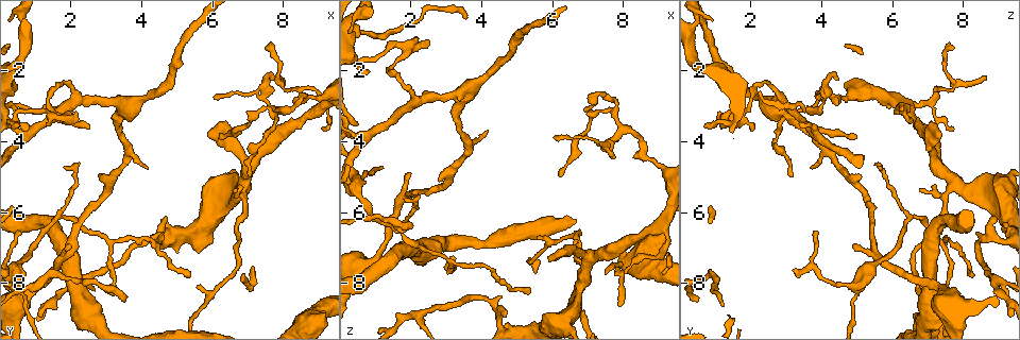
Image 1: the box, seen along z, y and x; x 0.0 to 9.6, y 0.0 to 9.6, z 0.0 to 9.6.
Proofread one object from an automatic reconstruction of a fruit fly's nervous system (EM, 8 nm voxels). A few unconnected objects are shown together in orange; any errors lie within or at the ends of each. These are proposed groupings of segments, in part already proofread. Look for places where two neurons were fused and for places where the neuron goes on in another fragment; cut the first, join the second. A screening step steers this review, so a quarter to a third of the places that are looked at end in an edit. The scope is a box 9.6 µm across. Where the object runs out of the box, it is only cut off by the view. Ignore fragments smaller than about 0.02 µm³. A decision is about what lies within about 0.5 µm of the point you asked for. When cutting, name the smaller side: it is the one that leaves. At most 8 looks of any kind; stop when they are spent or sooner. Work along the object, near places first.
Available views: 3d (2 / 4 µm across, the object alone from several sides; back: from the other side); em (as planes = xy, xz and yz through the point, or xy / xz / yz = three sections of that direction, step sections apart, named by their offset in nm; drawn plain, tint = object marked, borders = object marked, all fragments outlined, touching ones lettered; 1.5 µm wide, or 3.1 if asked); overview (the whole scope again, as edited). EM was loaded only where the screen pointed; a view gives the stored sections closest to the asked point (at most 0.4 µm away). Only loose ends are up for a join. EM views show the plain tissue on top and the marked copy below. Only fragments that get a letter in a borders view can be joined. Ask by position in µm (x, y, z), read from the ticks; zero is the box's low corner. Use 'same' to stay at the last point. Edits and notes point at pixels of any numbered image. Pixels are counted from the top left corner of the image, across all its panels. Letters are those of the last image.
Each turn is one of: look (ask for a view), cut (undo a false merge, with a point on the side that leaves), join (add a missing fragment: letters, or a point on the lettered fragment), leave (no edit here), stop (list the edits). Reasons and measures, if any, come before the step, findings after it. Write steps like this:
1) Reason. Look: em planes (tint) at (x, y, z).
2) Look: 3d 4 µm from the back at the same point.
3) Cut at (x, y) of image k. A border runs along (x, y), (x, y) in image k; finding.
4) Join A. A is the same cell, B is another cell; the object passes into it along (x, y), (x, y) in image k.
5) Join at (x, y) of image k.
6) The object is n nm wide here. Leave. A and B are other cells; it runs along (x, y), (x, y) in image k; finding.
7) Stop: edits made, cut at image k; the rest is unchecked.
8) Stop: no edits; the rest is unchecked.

Three arms meet. Look: em yz step 8 (tint) at (2.20, 2.80, 2.90).

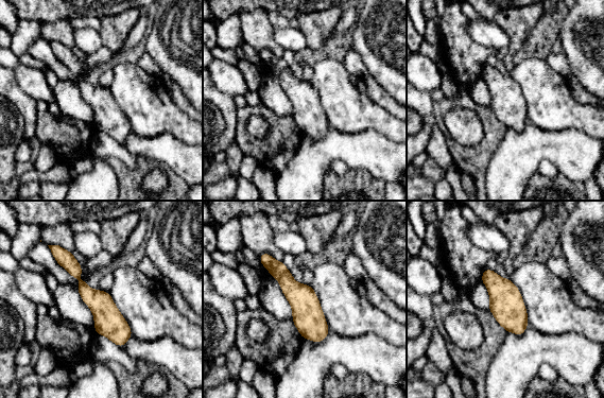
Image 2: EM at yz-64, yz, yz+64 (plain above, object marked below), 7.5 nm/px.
Look: em xz step 8 (borders) at the same point.

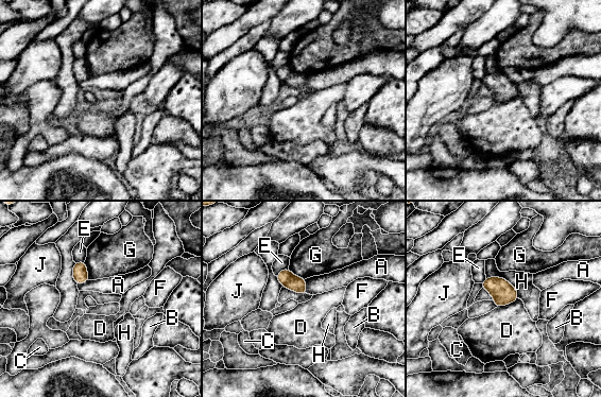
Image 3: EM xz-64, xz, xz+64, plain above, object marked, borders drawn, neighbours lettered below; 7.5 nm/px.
The longest contact is with H, 300 nm. Cut at (285, 275) of image 3. A, B, C, D, E, F, G, H and J are other cells; a second neuron is stuck on.

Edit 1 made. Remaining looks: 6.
Thin end. Look: 3d 2 µm at (5.50, 8.15, 6.65).

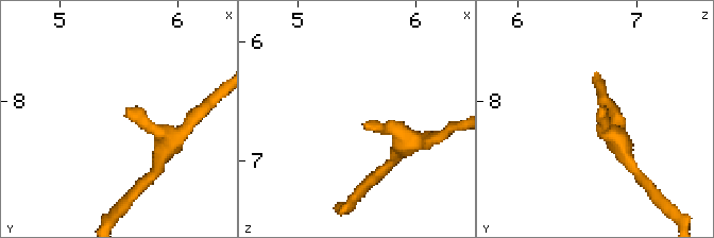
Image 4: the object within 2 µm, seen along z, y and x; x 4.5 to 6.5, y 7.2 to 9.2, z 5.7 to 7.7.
Look: em planes (borders) at (5.56, 8.10, 6.70).

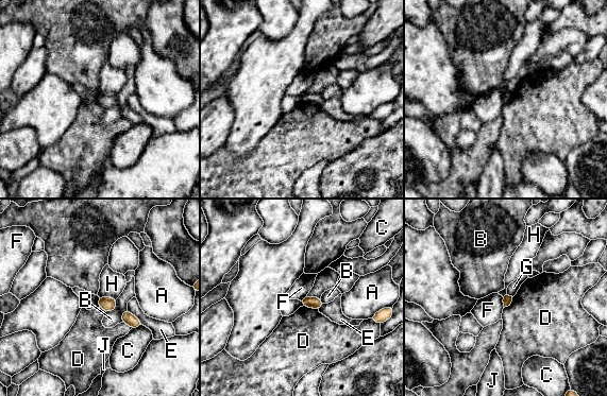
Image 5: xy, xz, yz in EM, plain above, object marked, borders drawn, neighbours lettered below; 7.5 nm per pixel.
Leave. A, B, C, D, E, F, G, H and J are other cells; a border runs along (97, 296), (99, 307) in image 5; no lettered fragment goes on from it.

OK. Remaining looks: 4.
Abrupt turn. Look: em planes (borders) at (2.25, 7.90, 8.90).

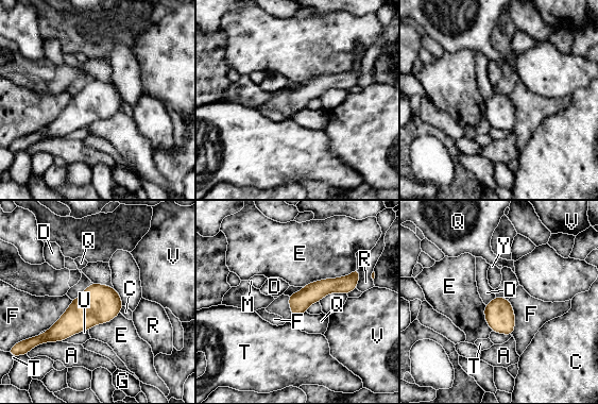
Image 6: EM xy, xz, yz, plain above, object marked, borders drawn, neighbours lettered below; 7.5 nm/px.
Leave. A, C, D, E, F, G, M, Q, R, T, U, V and Y are other cells; a border runs along (306, 312), (293, 318) in image 6; one neuron here.

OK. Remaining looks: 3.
Stop: edits made, cut at image 3; the rest is unchecked.

